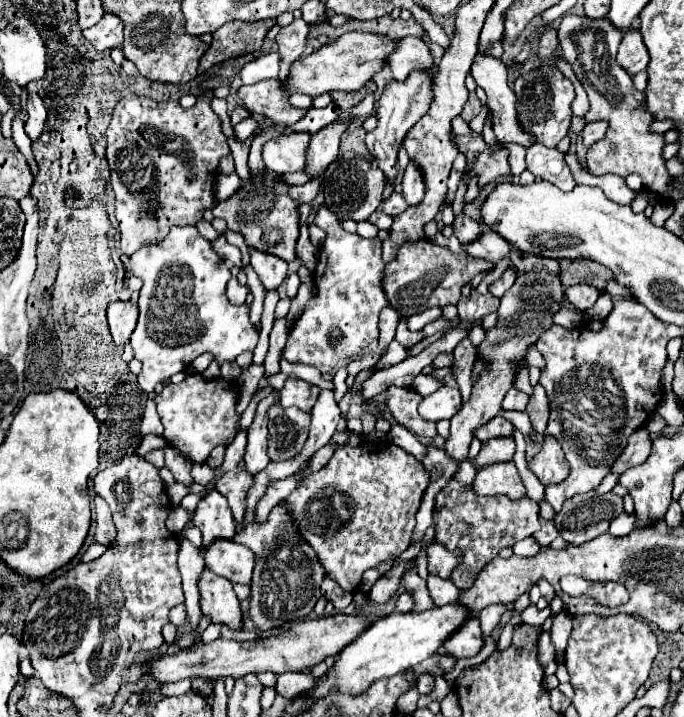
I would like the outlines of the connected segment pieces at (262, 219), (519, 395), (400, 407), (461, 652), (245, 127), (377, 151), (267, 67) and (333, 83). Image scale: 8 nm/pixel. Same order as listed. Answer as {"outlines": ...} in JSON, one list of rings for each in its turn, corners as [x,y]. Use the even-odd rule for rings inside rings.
{"outlines":[[[[264,168],[260,174],[256,174],[256,176],[250,174],[248,180],[242,180],[242,188],[238,192],[234,192],[228,200],[214,204],[212,214],[216,218],[224,218],[228,222],[228,230],[232,230],[232,232],[238,230],[244,236],[244,242],[248,248],[254,248],[254,250],[260,250],[266,254],[274,254],[286,262],[292,262],[296,258],[296,240],[300,234],[300,212],[298,212],[300,202],[290,198],[288,188],[290,188],[290,184],[286,184],[280,174],[268,172],[268,168]],[[254,188],[264,188],[264,190],[274,188],[274,192],[276,192],[274,206],[272,206],[272,210],[268,210],[266,216],[244,216],[244,214],[240,214],[242,200],[246,200]]],[[[512,388],[512,390],[508,392],[508,396],[504,398],[504,402],[502,402],[502,408],[504,408],[504,410],[524,410],[526,404],[528,404],[528,396],[526,396],[524,392]]],[[[390,386],[386,392],[386,406],[388,412],[392,414],[392,418],[402,424],[404,428],[408,428],[410,432],[414,432],[416,436],[424,436],[424,438],[434,438],[436,432],[436,424],[424,420],[418,414],[418,404],[420,404],[422,396],[414,390],[414,388],[398,388],[398,386]]],[[[468,618],[466,624],[464,624],[458,632],[454,632],[454,634],[446,640],[446,644],[444,644],[444,648],[446,648],[450,654],[454,654],[456,658],[476,656],[476,654],[482,650],[482,646],[484,646],[484,636],[482,636],[478,618],[472,618],[472,620]]],[[[248,116],[246,120],[242,120],[240,124],[236,124],[234,126],[234,134],[244,142],[246,138],[250,138],[252,134],[254,134],[254,130],[258,128],[258,122],[252,118],[252,116]]],[[[412,72],[408,76],[408,80],[404,82],[392,82],[388,84],[388,88],[382,92],[380,100],[378,100],[378,126],[376,130],[368,132],[366,136],[366,146],[372,152],[372,156],[378,162],[378,168],[386,174],[388,182],[394,184],[396,182],[396,158],[398,158],[398,150],[402,146],[402,140],[406,136],[406,132],[426,114],[428,106],[432,102],[432,76],[426,72]]],[[[278,52],[262,54],[260,58],[248,62],[240,70],[240,78],[244,84],[256,84],[260,80],[278,78],[278,70],[280,70],[280,54]]],[[[348,32],[334,42],[328,42],[320,50],[312,52],[310,56],[296,60],[290,68],[290,78],[286,80],[288,94],[304,92],[308,96],[320,96],[324,92],[346,90],[354,92],[360,90],[380,68],[388,62],[388,56],[396,50],[396,40],[388,38],[386,34],[372,34],[372,32]]]]}

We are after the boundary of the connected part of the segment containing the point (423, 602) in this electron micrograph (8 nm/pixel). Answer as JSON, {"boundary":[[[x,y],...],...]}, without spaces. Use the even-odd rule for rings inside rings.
{"boundary":[[[416,570],[406,572],[402,582],[404,582],[406,590],[412,592],[412,596],[414,596],[414,602],[416,602],[414,612],[422,612],[422,610],[428,610],[428,608],[434,606],[430,594],[428,594],[428,588],[426,588],[426,580],[422,580],[422,578],[416,574]]]}

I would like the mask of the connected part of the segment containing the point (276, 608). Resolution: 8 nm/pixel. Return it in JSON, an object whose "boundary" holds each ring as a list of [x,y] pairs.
{"boundary":[[[276,506],[264,524],[246,524],[244,530],[236,532],[234,540],[256,552],[256,586],[250,598],[250,618],[260,632],[278,628],[288,620],[300,620],[314,610],[320,598],[324,568],[314,548],[300,538],[286,508]]]}

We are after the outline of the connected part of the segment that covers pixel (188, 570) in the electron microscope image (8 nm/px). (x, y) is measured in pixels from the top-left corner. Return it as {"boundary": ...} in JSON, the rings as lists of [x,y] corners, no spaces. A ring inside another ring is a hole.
{"boundary":[[[180,536],[180,554],[178,554],[178,566],[182,572],[182,582],[184,582],[184,594],[186,594],[186,608],[188,608],[188,618],[192,622],[192,628],[196,628],[198,618],[202,618],[200,612],[200,594],[198,594],[198,586],[196,586],[196,578],[200,576],[200,572],[204,570],[204,558],[202,554],[198,554],[196,546],[192,542],[188,542],[186,538]]]}

